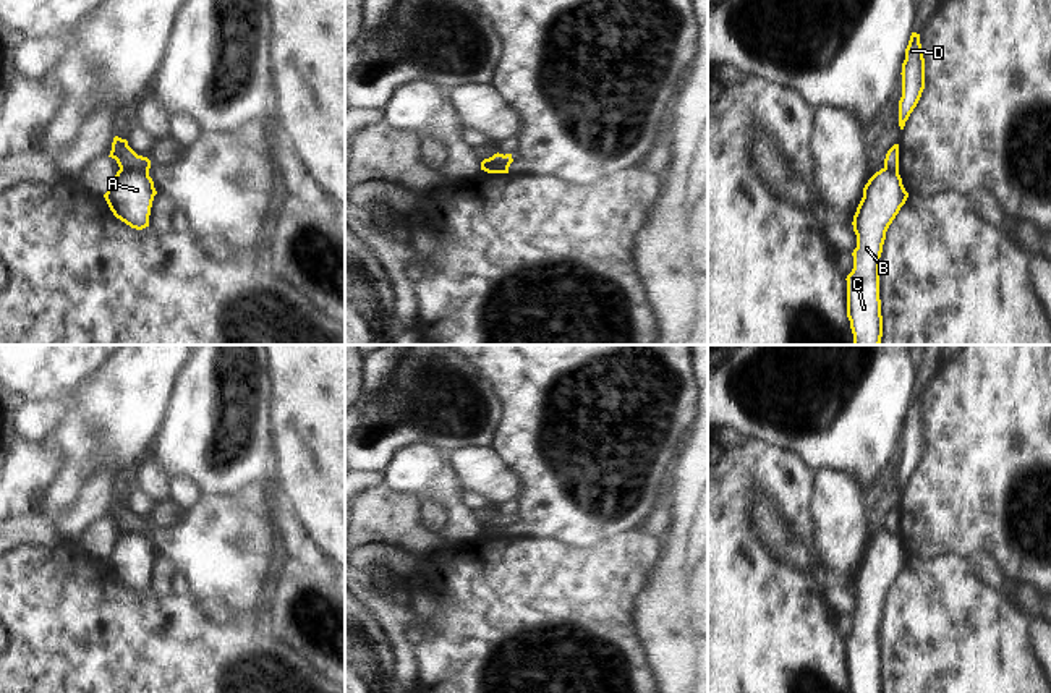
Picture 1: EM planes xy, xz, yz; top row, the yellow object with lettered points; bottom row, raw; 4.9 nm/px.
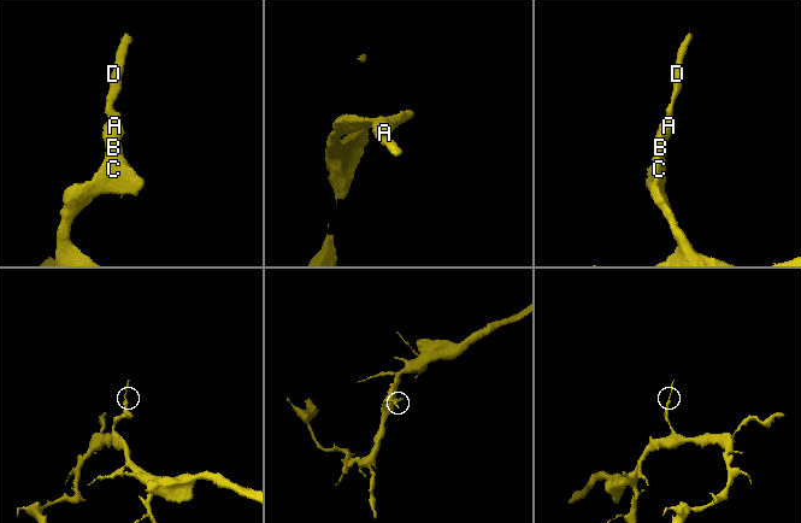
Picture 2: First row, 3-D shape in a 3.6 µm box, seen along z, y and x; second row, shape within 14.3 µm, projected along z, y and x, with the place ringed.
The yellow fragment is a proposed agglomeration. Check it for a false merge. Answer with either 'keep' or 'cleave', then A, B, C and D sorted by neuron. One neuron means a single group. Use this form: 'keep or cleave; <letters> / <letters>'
cleave; A B C / D

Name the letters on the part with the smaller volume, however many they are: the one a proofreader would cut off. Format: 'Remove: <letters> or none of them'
Remove: D

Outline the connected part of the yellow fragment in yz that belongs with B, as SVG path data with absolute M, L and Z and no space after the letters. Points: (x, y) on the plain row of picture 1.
M876 534L863 551L863 560L853 578L857 610L853 631L847 638L847 680L852 693L883 693L879 662L879 620L886 594L908 555L899 536Z

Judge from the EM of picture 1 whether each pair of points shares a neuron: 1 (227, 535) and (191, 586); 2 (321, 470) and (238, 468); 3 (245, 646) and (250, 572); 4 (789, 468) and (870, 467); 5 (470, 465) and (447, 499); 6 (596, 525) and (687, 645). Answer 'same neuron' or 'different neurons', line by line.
1: same neuron
2: different neurons
3: different neurons
4: different neurons
5: different neurons
6: different neurons

